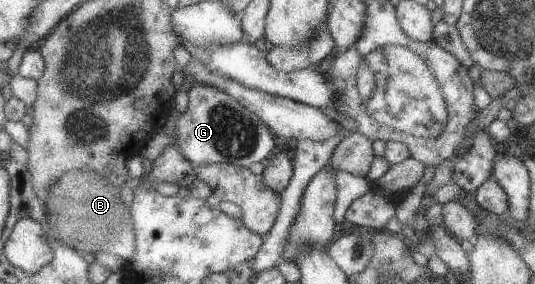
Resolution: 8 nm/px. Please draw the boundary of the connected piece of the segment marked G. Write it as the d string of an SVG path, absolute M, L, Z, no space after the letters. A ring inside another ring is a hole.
M195 81L189 97L189 106L178 118L175 142L197 167L232 164L249 168L253 162L264 161L275 148L272 130L267 128L266 121L227 92Z

